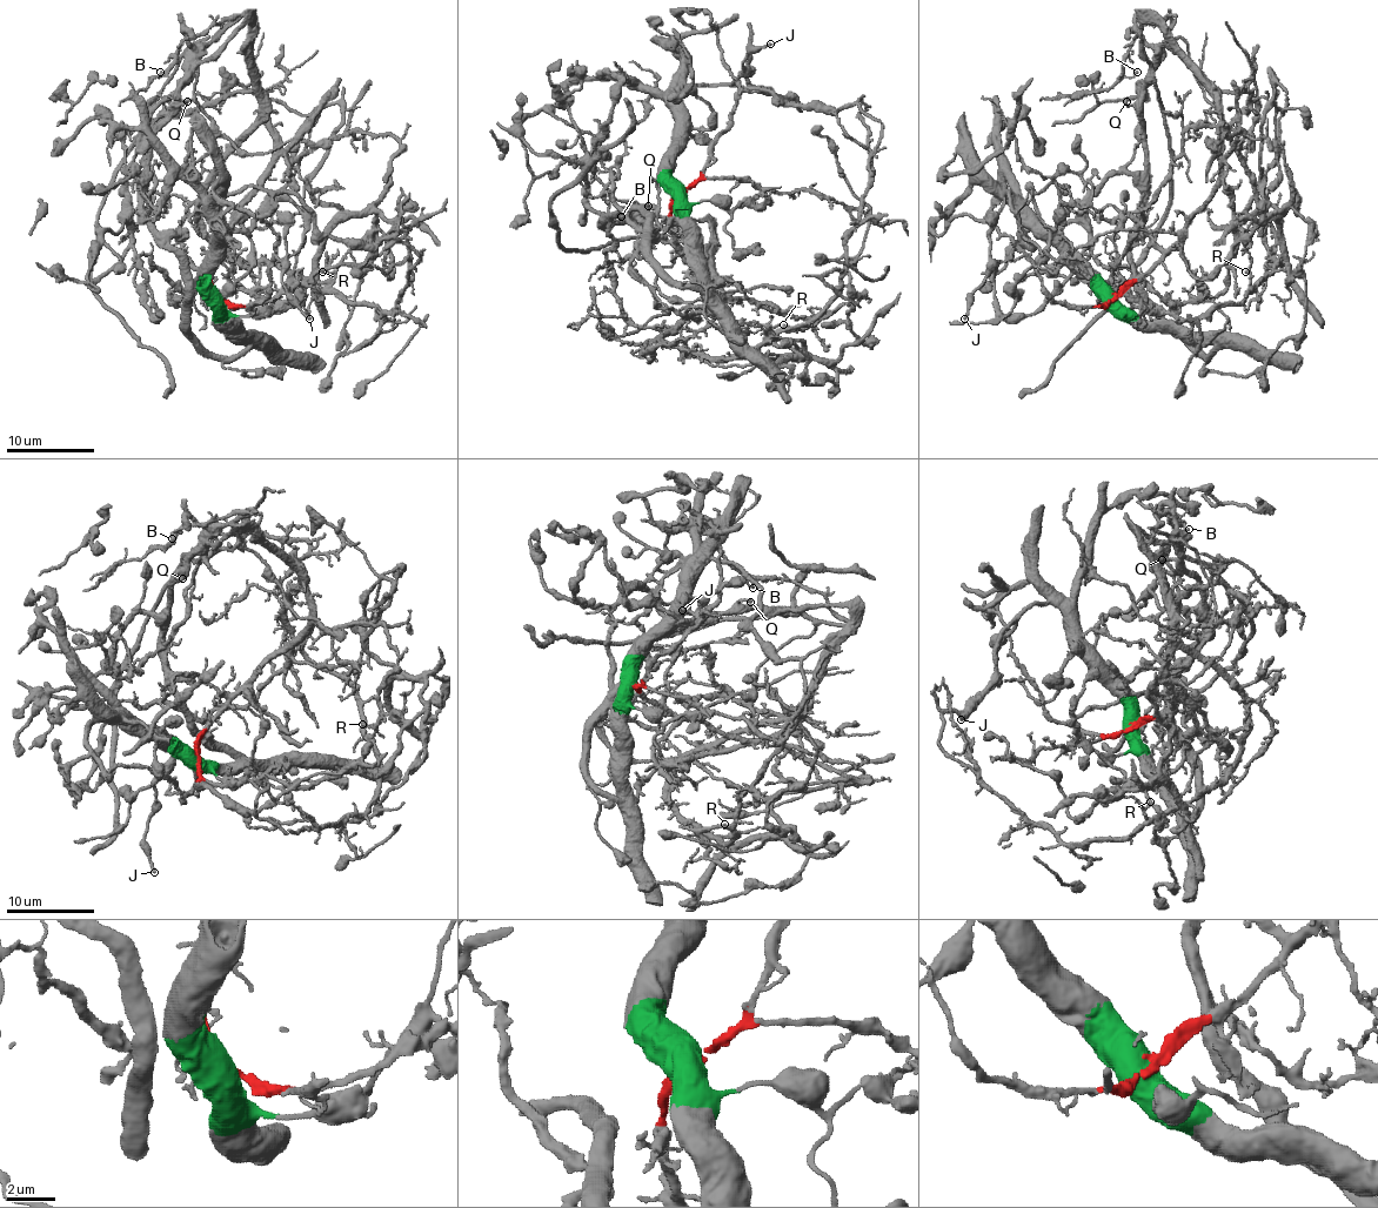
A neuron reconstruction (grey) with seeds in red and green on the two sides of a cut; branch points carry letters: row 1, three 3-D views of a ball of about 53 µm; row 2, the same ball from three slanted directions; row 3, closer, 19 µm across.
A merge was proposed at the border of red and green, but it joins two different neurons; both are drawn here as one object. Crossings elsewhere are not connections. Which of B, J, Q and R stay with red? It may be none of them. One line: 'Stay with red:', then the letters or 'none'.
Stay with red: B, R

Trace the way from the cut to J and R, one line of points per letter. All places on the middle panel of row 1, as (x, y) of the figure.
J: (681, 193), (671, 181), (681, 93), (731, 85), (751, 51), (771, 45)
R: (681, 193), (676, 248), (718, 296), (734, 299), (661, 339), (744, 356), (795, 329), (782, 324)

